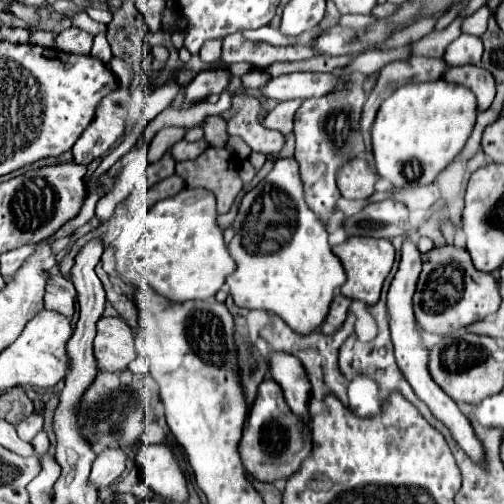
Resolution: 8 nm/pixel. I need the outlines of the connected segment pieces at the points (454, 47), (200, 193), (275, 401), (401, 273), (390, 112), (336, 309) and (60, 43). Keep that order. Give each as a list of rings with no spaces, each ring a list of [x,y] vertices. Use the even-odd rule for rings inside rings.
[[[461,35],[457,37],[445,51],[445,63],[449,67],[459,67],[459,65],[479,65],[483,55],[483,43],[479,37],[473,35]]]
[[[183,189],[173,197],[157,201],[145,215],[141,229],[127,247],[131,263],[139,263],[147,283],[169,301],[209,299],[225,277],[233,273],[235,263],[227,253],[223,231],[217,225],[215,195],[207,189]]]
[[[263,379],[257,391],[257,399],[245,421],[243,439],[239,443],[239,455],[245,471],[259,481],[273,483],[281,477],[291,477],[309,453],[311,453],[309,429],[291,413],[289,405],[283,399],[281,385],[277,385],[273,379]]]
[[[405,241],[403,243],[403,249],[401,249],[401,263],[399,263],[399,269],[393,277],[393,283],[389,287],[389,293],[387,293],[387,309],[389,309],[389,329],[391,329],[391,341],[395,345],[395,359],[397,359],[397,365],[403,373],[403,377],[409,381],[409,385],[413,387],[415,395],[427,403],[427,407],[431,409],[431,413],[441,419],[449,431],[453,433],[453,437],[459,441],[459,445],[463,447],[463,451],[475,459],[475,461],[481,461],[483,457],[483,449],[481,449],[481,443],[479,439],[475,437],[473,433],[473,427],[469,425],[469,419],[461,413],[461,409],[457,407],[457,403],[433,381],[433,377],[429,375],[429,349],[423,345],[423,337],[417,329],[417,323],[415,323],[415,315],[413,315],[413,293],[415,293],[415,287],[417,287],[417,279],[419,279],[419,273],[421,273],[421,255],[417,251],[417,245],[413,241]]]
[[[429,81],[429,83],[409,83],[399,87],[377,111],[371,141],[375,153],[375,169],[379,177],[389,179],[395,187],[411,187],[411,185],[427,185],[431,183],[465,147],[473,127],[475,127],[477,103],[469,89],[459,85],[449,85],[447,81]]]
[[[341,293],[335,295],[333,303],[331,303],[331,309],[329,309],[329,315],[325,319],[325,323],[321,325],[321,331],[325,335],[333,335],[345,321],[347,313],[349,313],[349,305],[351,305],[351,299],[349,297],[343,297]]]
[[[65,29],[55,37],[55,47],[65,53],[75,53],[75,55],[89,55],[93,45],[93,35],[81,29]]]

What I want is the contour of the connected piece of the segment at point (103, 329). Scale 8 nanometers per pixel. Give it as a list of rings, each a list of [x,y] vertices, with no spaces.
[[[103,317],[97,323],[95,359],[105,371],[125,371],[137,357],[131,327],[119,317]]]

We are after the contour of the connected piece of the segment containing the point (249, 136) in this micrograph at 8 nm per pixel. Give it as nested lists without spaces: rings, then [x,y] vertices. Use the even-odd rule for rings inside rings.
[[[245,91],[231,93],[235,113],[227,119],[227,133],[239,135],[253,151],[263,155],[277,155],[283,149],[283,135],[267,129],[261,123],[261,103],[257,95]]]

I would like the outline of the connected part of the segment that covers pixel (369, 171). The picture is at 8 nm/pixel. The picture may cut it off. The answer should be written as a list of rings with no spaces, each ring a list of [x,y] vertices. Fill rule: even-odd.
[[[353,159],[345,163],[337,175],[337,185],[345,199],[369,199],[375,191],[375,181],[375,169],[365,163],[365,159]]]

